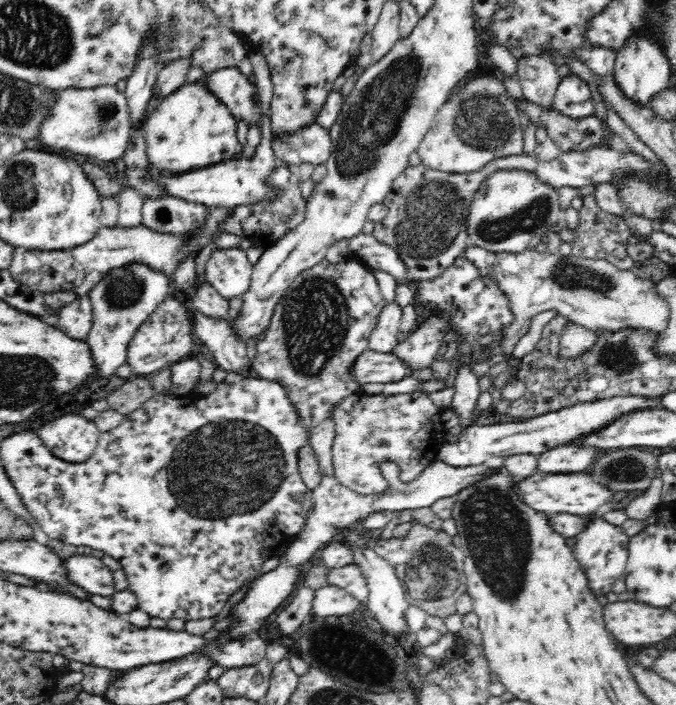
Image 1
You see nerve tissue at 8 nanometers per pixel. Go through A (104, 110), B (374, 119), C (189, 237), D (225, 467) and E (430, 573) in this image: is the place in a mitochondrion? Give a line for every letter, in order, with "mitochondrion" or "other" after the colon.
A: mitochondrion
B: mitochondrion
C: other
D: mitochondrion
E: mitochondrion

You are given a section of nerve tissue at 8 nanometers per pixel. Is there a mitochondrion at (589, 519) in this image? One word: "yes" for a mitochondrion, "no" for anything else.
no

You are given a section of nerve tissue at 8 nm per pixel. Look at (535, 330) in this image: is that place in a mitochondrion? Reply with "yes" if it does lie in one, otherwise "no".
no

